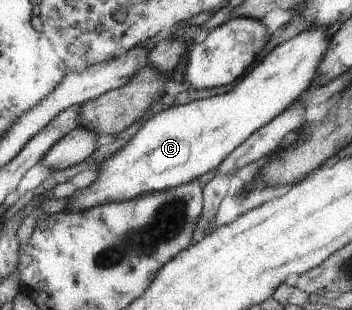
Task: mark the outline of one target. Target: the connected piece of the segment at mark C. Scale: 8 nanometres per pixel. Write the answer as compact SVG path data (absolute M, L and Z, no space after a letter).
M312 26L278 44L226 93L163 108L149 117L129 140L99 162L94 182L81 193L74 193L66 210L85 210L108 202L129 200L143 193L170 189L217 167L237 145L311 87L320 60L330 44L327 28Z

